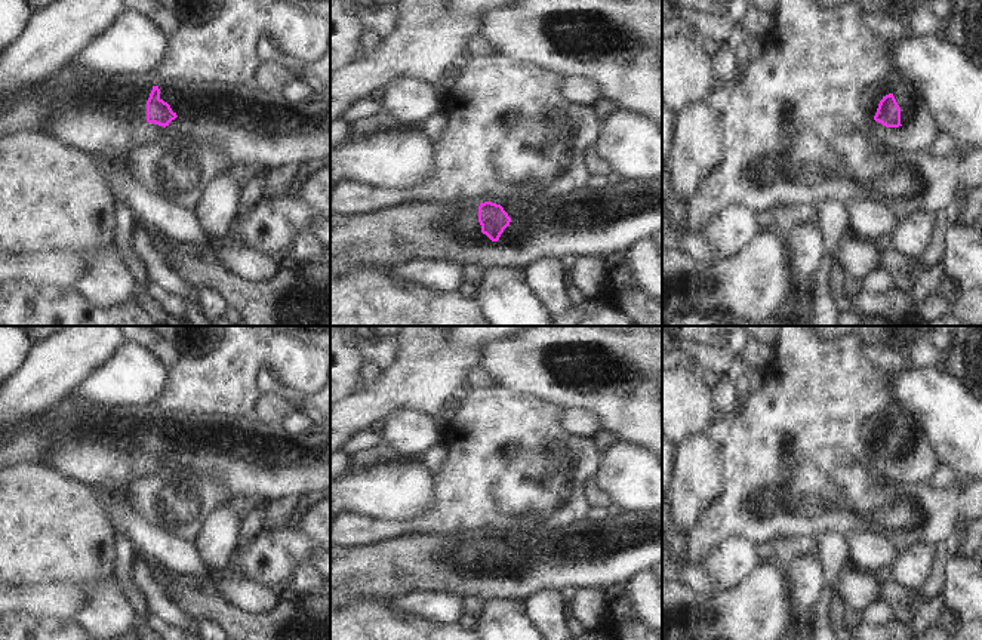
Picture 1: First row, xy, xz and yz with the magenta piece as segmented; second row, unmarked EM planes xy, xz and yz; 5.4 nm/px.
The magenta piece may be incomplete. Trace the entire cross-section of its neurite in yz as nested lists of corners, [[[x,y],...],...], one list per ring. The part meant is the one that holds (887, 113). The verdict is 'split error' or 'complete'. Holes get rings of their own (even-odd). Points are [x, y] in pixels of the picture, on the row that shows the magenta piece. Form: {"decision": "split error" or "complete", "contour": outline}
{"decision": "split error", "contour": [[[893,93],[883,96],[874,120],[877,139],[903,154],[926,154],[939,135],[935,117],[926,107],[920,107],[917,114],[902,124],[901,108]]]}

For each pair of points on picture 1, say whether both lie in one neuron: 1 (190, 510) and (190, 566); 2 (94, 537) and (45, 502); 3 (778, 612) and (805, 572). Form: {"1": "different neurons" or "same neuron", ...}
{"1": "different neurons", "2": "same neuron", "3": "different neurons"}

